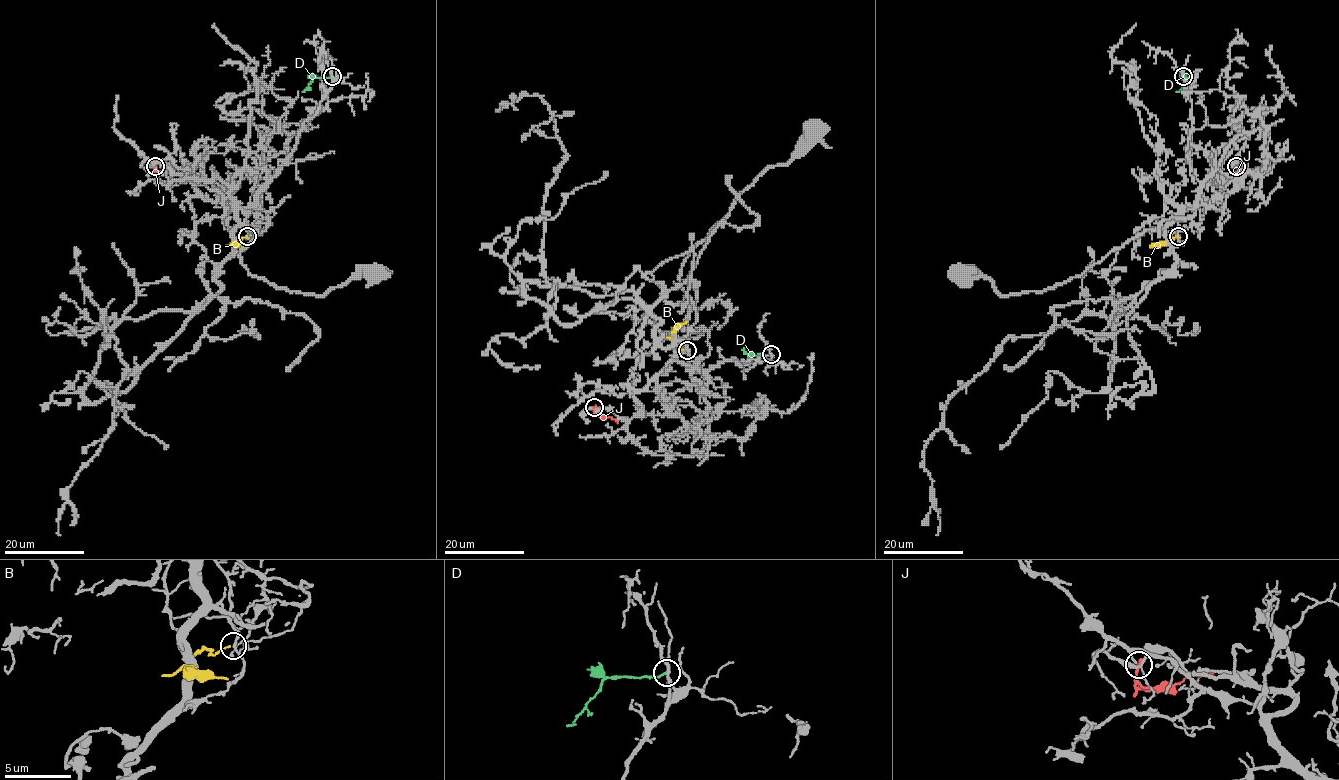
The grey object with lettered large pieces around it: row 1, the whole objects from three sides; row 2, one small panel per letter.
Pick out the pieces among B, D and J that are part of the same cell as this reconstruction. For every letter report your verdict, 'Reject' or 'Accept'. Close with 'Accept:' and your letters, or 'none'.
B: Reject
D: Reject
J: Reject
Accept: none

